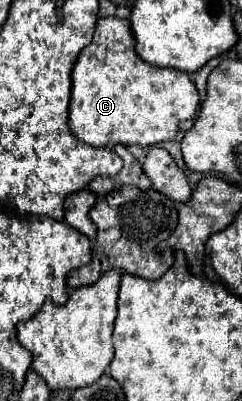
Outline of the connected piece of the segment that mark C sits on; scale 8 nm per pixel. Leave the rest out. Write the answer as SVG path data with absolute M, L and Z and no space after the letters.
M113 16L113 18L99 18L99 20L97 20L95 38L93 38L93 42L91 42L89 46L85 46L85 48L81 50L81 54L79 54L79 58L77 58L75 66L73 66L73 72L71 72L69 128L71 128L71 132L73 132L79 140L83 140L83 142L87 142L87 144L91 144L91 146L101 146L101 148L111 148L113 144L125 144L125 146L139 144L139 146L143 146L143 148L155 146L155 144L161 144L161 142L165 142L165 140L171 140L171 138L177 134L179 124L195 116L197 106L199 106L199 94L197 94L197 88L195 88L195 84L191 82L189 74L179 72L179 70L175 70L175 68L155 68L155 66L143 62L143 60L137 56L137 52L135 52L135 38L133 38L133 34L131 34L131 22L129 22L129 20L121 20L121 18L115 18L115 16Z

